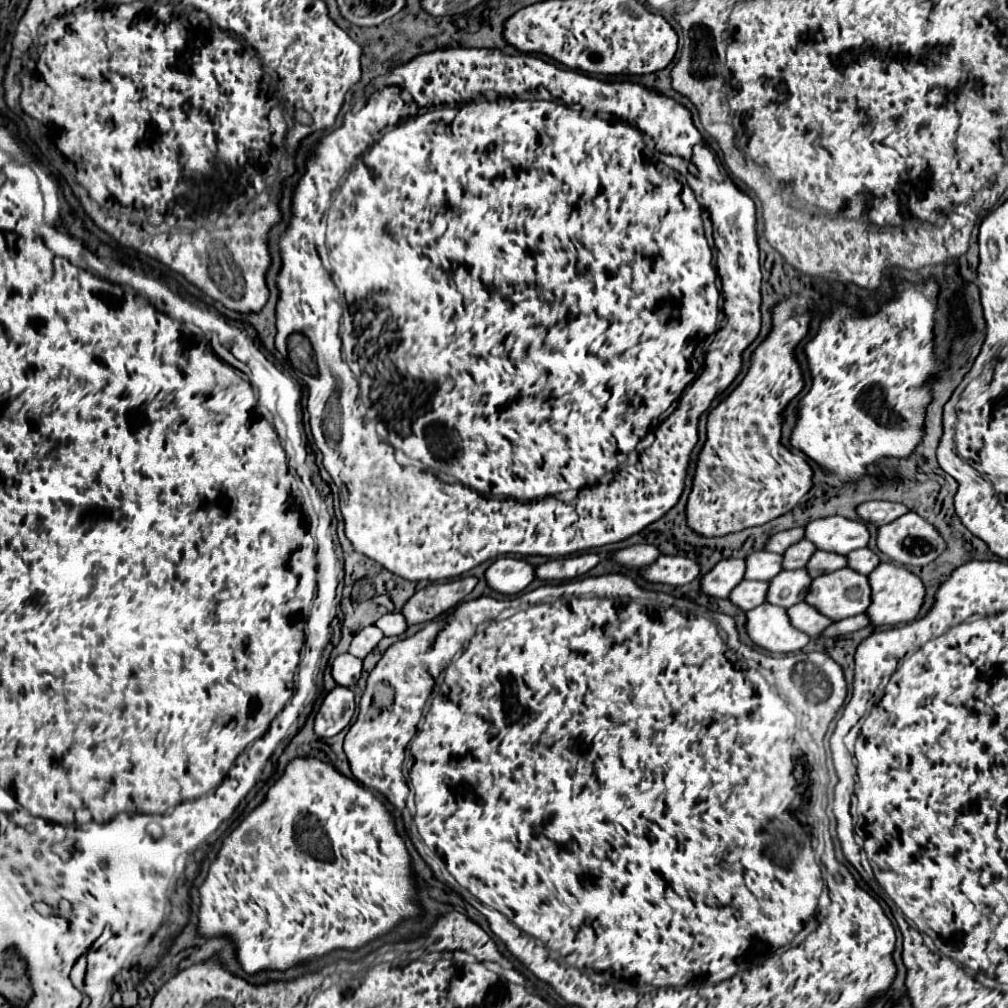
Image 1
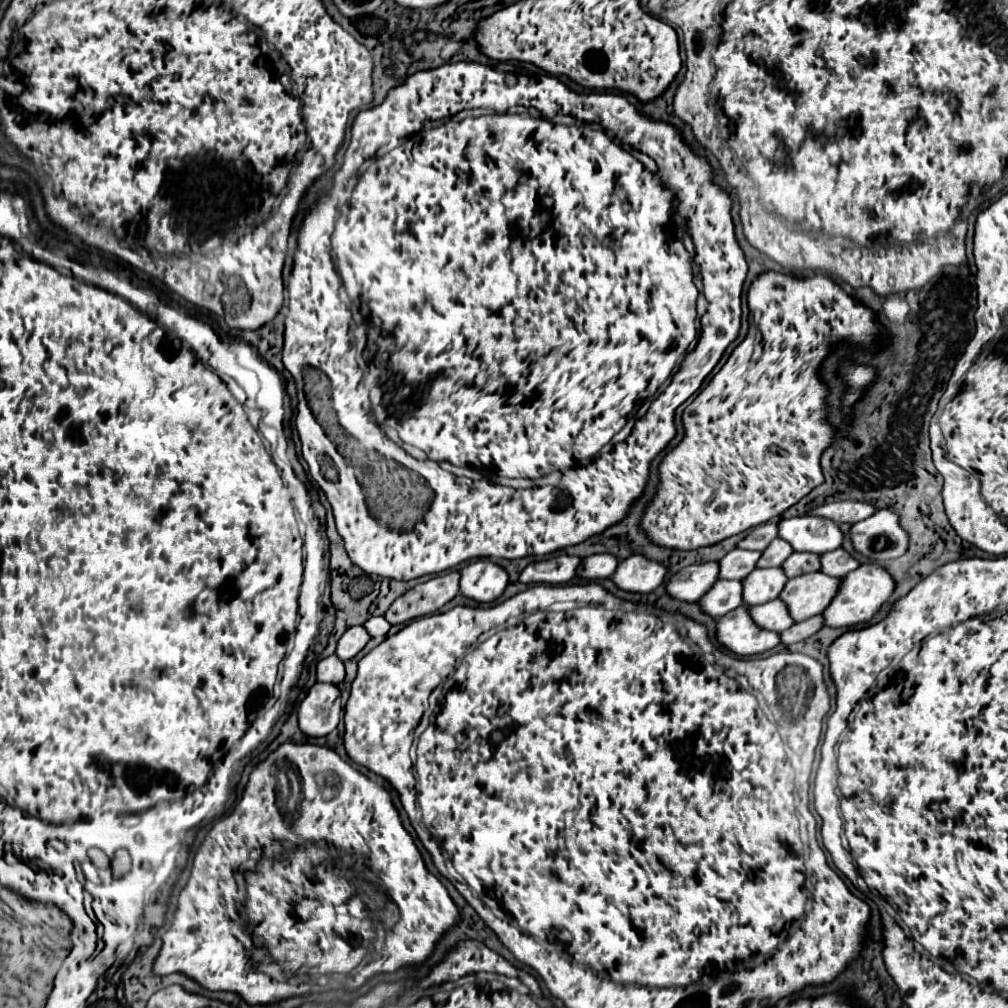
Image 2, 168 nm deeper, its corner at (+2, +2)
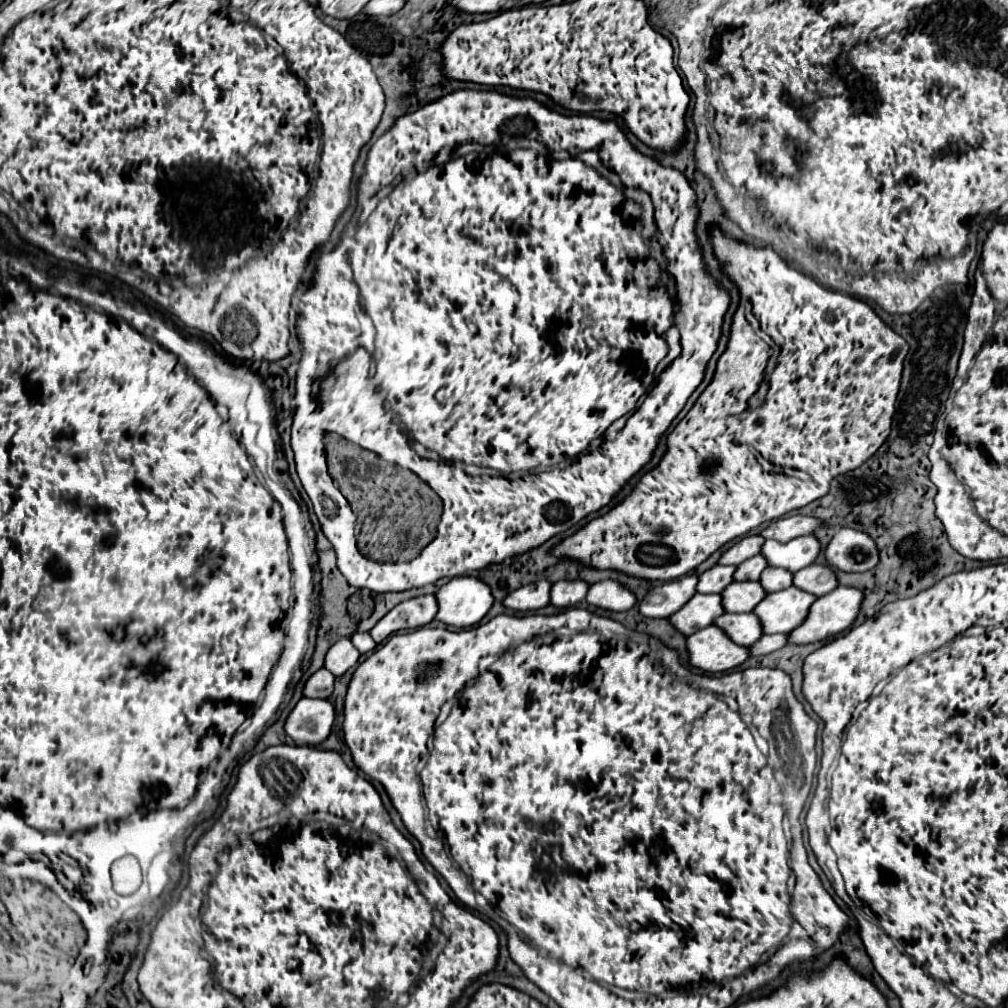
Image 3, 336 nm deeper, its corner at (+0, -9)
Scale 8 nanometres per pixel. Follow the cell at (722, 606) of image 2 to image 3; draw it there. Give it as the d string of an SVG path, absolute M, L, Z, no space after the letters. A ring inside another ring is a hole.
M694 594L676 614L668 616L668 622L684 636L710 626L714 618L724 614L722 600L718 594Z

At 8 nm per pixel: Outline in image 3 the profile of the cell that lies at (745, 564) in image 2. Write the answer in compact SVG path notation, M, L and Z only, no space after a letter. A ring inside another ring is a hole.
M712 566L710 570L706 570L698 576L696 592L700 592L700 594L720 594L720 590L724 590L732 582L734 570L736 570L736 566Z

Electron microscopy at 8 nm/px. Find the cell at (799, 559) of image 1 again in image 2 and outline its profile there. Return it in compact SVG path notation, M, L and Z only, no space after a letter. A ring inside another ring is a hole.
M774 539L770 547L762 553L758 567L780 567L782 561L786 561L792 551L794 549L790 549L790 545L784 543L784 539Z

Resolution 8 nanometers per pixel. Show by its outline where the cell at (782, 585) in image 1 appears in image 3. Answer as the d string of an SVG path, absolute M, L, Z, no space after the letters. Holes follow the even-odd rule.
M732 582L722 592L726 612L752 612L754 606L766 596L758 582Z

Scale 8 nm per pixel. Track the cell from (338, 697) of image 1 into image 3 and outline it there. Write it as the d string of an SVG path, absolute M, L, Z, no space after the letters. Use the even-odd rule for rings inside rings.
M300 698L286 718L284 730L296 744L316 746L328 738L334 724L334 706L328 700Z

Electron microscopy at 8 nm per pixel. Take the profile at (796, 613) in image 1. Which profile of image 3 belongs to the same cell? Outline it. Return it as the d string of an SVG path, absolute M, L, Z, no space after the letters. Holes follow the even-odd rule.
M748 612L748 614L722 614L712 624L720 626L720 630L724 630L724 634L728 634L728 638L732 638L732 642L736 642L740 646L750 646L762 636L760 620L752 612Z

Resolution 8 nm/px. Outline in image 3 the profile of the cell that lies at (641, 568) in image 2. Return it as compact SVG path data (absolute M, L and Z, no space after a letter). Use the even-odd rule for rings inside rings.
M602 580L588 588L586 602L590 606L596 606L602 610L622 612L636 604L636 596L628 588L624 588L622 584L618 584L614 580Z

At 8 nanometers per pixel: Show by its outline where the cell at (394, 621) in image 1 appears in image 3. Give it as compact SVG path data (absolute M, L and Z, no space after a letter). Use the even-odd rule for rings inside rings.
M356 632L352 638L352 644L356 646L356 650L360 652L360 654L364 654L364 652L370 652L370 650L374 650L376 648L376 642L370 638L370 634L360 634L360 632Z

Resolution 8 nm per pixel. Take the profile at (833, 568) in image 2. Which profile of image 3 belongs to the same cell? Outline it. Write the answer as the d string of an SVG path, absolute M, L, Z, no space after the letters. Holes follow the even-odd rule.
M816 564L794 572L792 584L798 590L814 594L816 598L820 598L822 594L828 594L830 590L834 590L838 586L836 574L832 572L832 568L830 566L816 566Z

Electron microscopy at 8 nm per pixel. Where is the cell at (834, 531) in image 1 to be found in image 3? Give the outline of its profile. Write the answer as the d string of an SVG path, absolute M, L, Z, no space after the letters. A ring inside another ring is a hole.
M810 534L810 536L794 538L786 544L776 542L776 540L766 540L762 556L768 562L768 566L796 572L804 566L810 566L814 562L814 558L818 556L818 552L820 552L820 544Z

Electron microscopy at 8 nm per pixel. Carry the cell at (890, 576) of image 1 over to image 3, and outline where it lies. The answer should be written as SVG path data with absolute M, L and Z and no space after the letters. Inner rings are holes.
M838 586L836 590L816 598L808 618L792 632L788 632L788 644L808 644L824 638L834 638L852 626L858 616L862 592L856 588Z

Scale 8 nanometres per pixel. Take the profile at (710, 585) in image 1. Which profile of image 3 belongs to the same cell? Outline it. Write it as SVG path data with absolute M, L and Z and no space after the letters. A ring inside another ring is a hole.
M692 574L652 586L644 600L638 602L638 612L646 618L668 618L696 594L696 582L698 576Z

